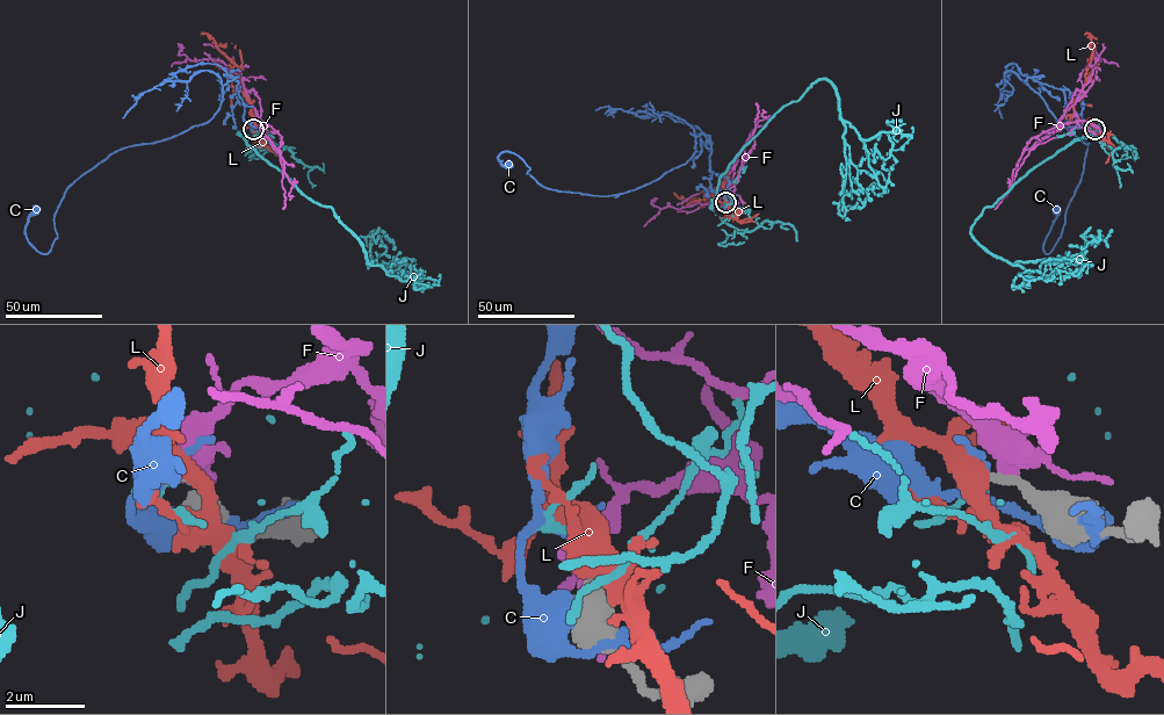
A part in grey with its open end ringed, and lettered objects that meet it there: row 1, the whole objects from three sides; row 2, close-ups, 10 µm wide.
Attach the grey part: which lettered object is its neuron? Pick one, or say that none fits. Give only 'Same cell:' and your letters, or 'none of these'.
Same cell: none of these

